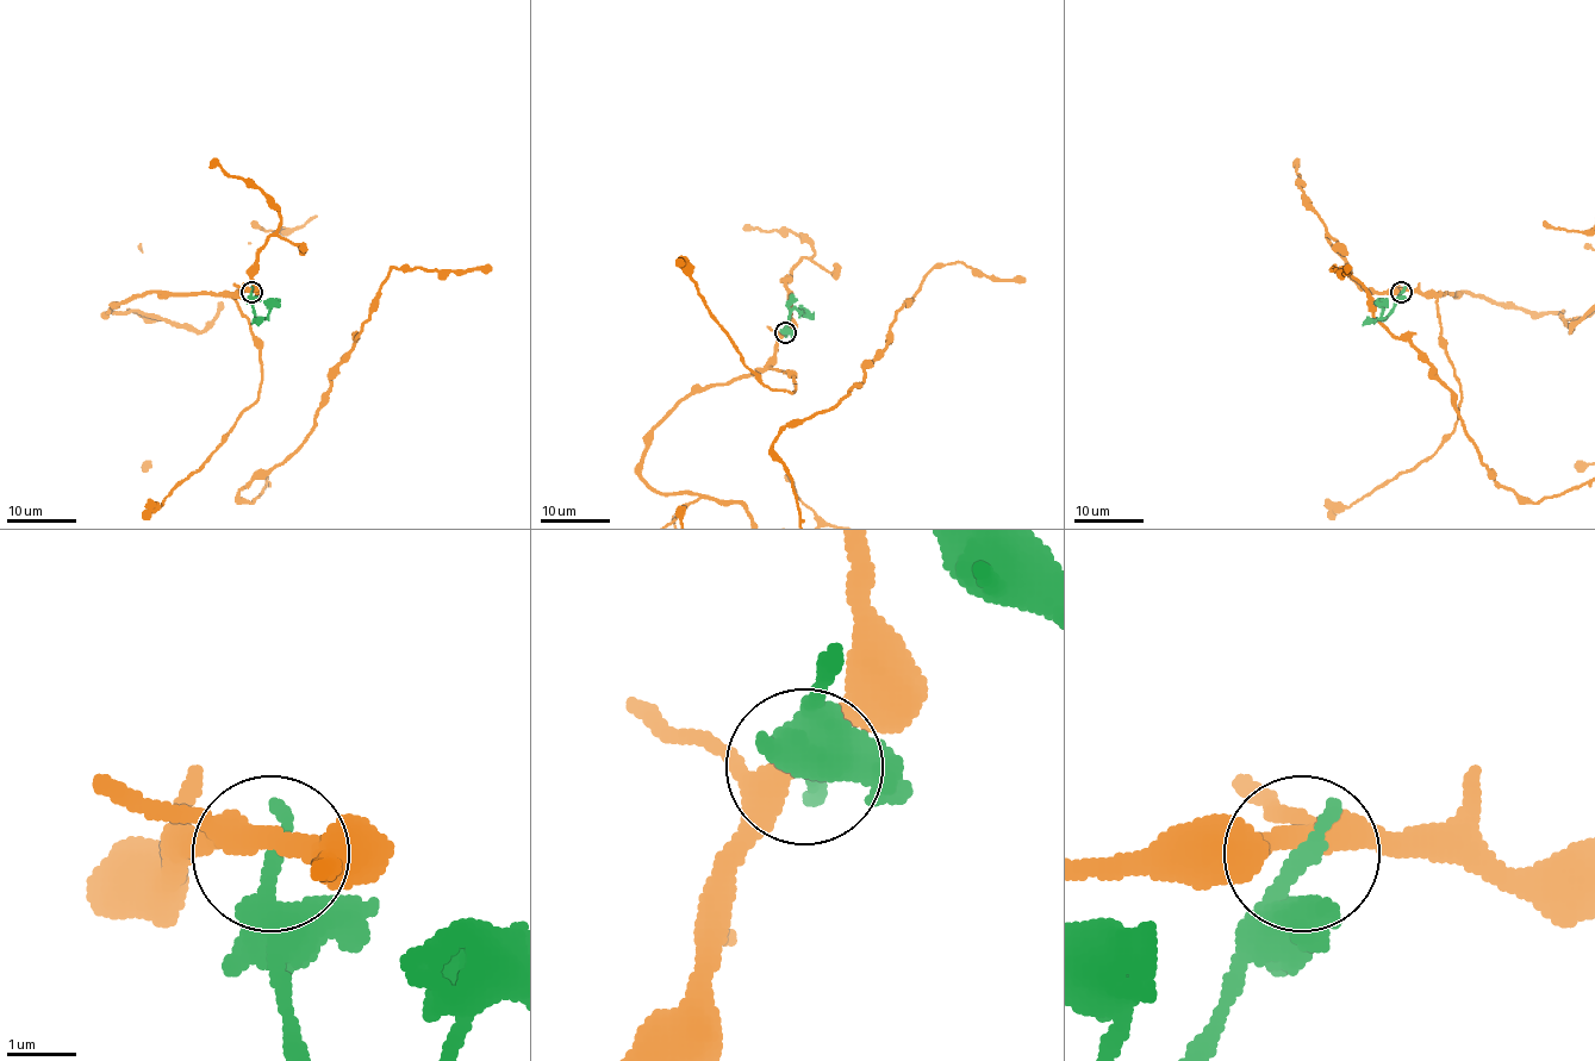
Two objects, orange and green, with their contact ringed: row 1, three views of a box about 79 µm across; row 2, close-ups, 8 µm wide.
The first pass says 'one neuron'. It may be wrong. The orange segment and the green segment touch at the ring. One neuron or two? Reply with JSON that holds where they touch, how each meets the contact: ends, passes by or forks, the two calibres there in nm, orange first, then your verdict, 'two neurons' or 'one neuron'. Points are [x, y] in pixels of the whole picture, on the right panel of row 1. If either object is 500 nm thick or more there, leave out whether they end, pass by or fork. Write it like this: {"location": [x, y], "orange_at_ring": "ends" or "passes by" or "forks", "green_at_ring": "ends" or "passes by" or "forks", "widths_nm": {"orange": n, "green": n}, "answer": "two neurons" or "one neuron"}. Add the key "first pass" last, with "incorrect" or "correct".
{"location": [1401, 292], "orange_at_ring": "forks", "green_at_ring": "ends", "widths_nm": {"orange": 280, "green": 320}, "answer": "two neurons", "first pass": "incorrect"}

